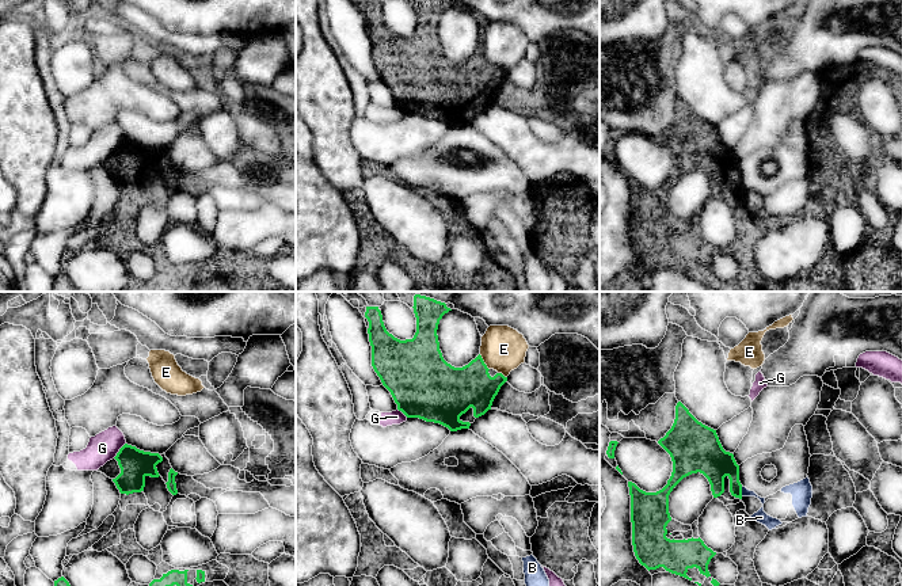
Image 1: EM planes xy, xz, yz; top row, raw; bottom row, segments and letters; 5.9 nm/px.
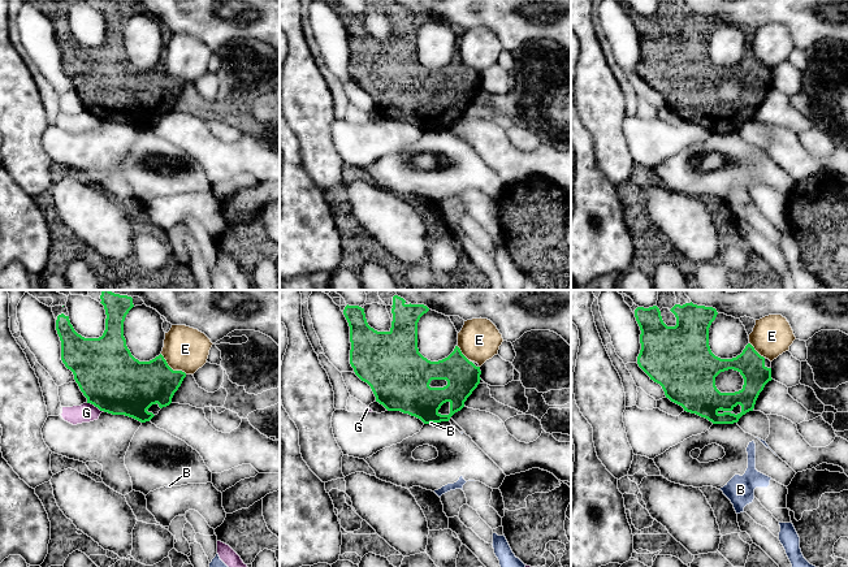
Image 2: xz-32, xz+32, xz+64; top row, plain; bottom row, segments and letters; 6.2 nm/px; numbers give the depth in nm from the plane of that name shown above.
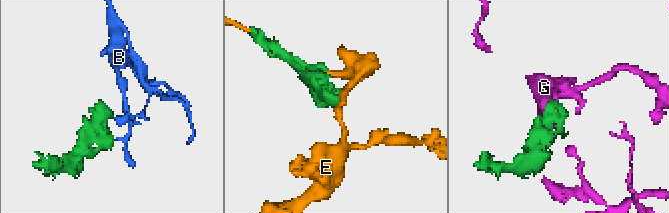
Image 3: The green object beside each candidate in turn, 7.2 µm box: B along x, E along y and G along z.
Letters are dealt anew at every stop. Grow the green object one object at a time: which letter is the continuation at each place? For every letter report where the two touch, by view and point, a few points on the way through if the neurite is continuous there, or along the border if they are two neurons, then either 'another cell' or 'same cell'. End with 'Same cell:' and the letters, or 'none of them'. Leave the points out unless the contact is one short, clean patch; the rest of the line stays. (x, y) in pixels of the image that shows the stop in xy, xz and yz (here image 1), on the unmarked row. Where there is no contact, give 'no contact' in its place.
B: meets green in yz at (741, 187); border along yz (741, 182), (742, 191); another cell
E: meets green in xz at (483, 59); another cell
G: meets green in xy at (120, 147); border along xy (125, 139), (113, 153); another cell
Same cell: none of them

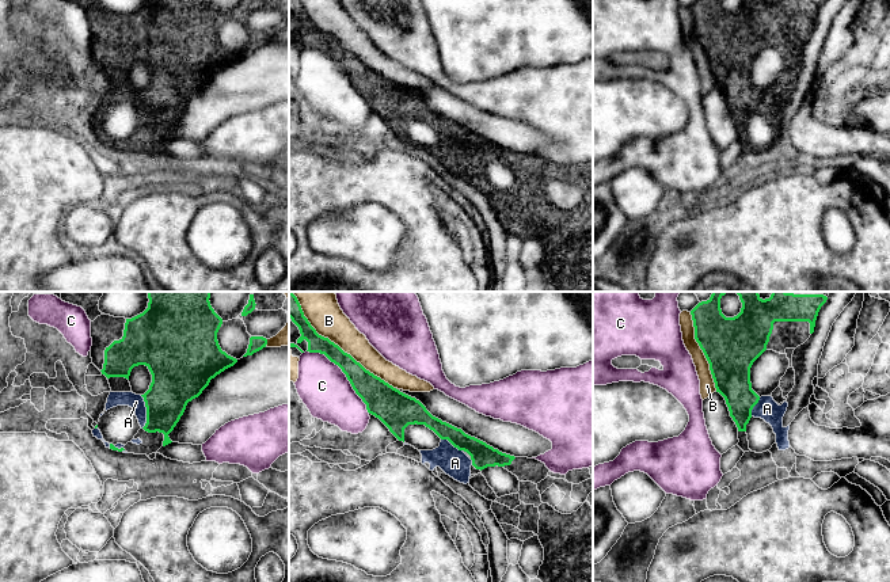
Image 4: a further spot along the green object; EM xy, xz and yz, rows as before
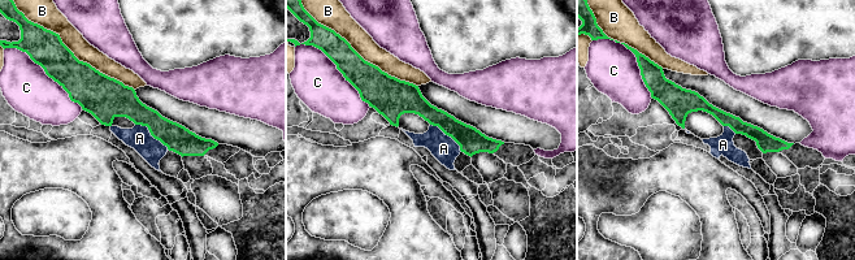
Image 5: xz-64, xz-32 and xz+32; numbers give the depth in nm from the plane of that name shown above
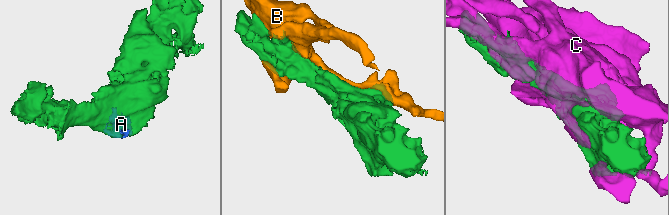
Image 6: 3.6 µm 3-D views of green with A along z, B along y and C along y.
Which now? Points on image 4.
A: meets green in xy at (147, 107); runs through xy (175, 76), (147, 107), (136, 98); same cell
B: meets green in xz at (341, 45); another cell
C: meets green in xz at (345, 69); another cell
Same cell: A

